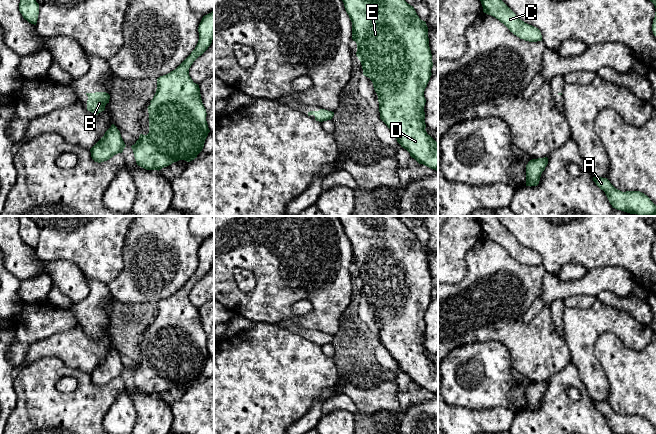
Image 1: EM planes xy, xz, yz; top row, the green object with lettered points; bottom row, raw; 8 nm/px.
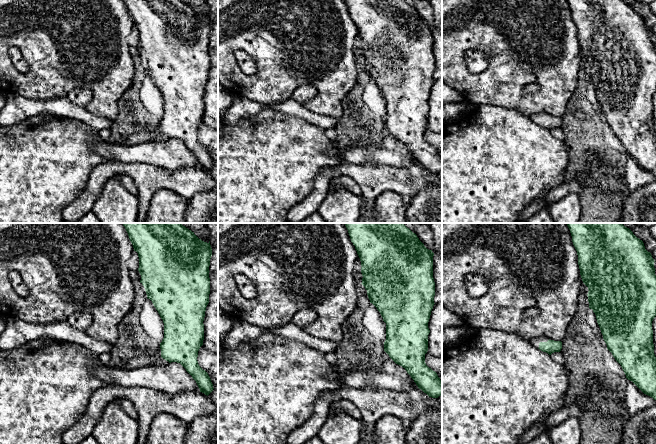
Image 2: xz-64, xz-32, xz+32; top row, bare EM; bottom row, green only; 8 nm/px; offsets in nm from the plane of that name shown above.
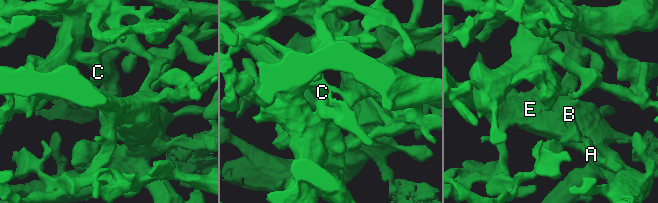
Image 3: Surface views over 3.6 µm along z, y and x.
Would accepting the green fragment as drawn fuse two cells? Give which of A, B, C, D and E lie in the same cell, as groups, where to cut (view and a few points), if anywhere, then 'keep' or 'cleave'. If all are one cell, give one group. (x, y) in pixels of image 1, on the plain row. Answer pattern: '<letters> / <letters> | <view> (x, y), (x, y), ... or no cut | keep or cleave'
A B C D E | no cut | keep

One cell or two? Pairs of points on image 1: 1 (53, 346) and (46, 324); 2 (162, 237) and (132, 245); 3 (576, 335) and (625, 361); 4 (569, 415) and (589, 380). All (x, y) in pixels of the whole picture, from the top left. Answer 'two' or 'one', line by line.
1: two
2: one
3: two
4: two

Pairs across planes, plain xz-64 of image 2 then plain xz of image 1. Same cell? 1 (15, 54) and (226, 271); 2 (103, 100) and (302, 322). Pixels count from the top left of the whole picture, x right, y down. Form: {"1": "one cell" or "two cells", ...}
{"1": "two cells", "2": "one cell"}

